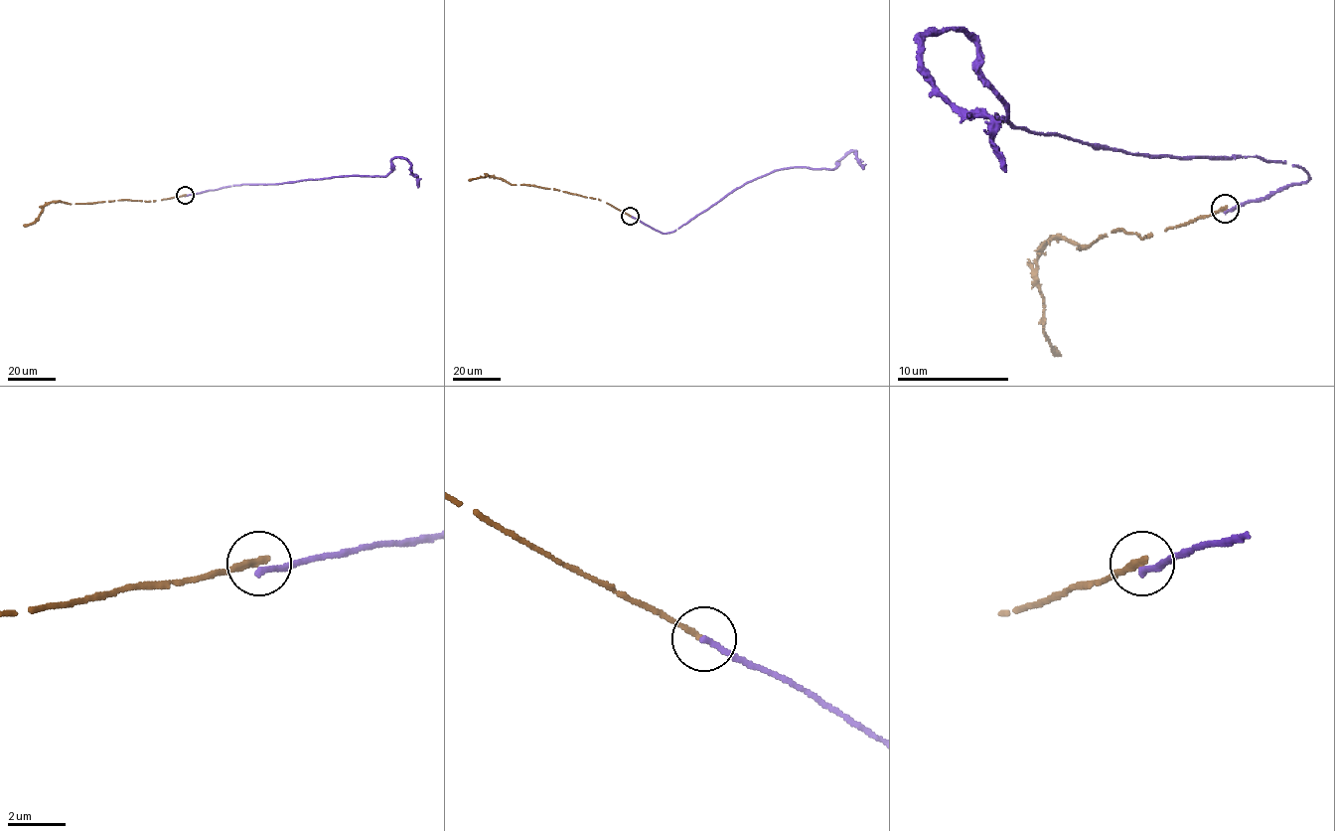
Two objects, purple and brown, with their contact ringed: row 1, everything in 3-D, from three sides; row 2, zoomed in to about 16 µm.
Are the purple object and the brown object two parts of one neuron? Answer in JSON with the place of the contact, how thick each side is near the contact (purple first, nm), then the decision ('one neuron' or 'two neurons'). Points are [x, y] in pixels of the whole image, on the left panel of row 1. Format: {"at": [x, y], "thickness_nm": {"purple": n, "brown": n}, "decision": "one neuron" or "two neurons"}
{"at": [185, 195], "thickness_nm": {"purple": 200, "brown": 200}, "decision": "two neurons"}

